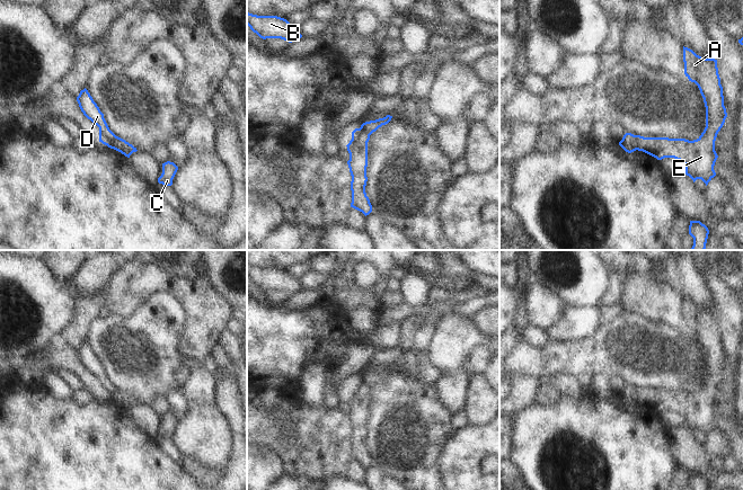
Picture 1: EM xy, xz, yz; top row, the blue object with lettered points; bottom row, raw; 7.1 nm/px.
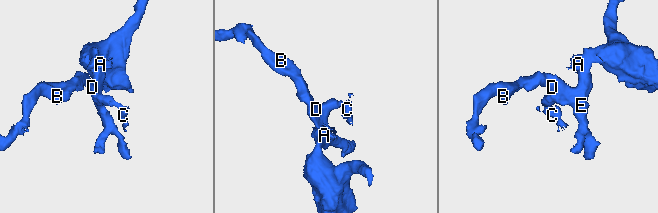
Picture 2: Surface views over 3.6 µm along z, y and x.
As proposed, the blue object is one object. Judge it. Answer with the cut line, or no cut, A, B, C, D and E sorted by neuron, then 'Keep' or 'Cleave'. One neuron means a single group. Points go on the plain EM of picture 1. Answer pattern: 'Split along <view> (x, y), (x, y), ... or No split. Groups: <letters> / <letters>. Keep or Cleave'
Split along yz (635, 388), (638, 401). Groups: A B D E / C. Cleave.

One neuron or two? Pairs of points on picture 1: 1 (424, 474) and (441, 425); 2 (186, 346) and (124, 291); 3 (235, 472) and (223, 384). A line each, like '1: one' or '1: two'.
1: one
2: one
3: one

